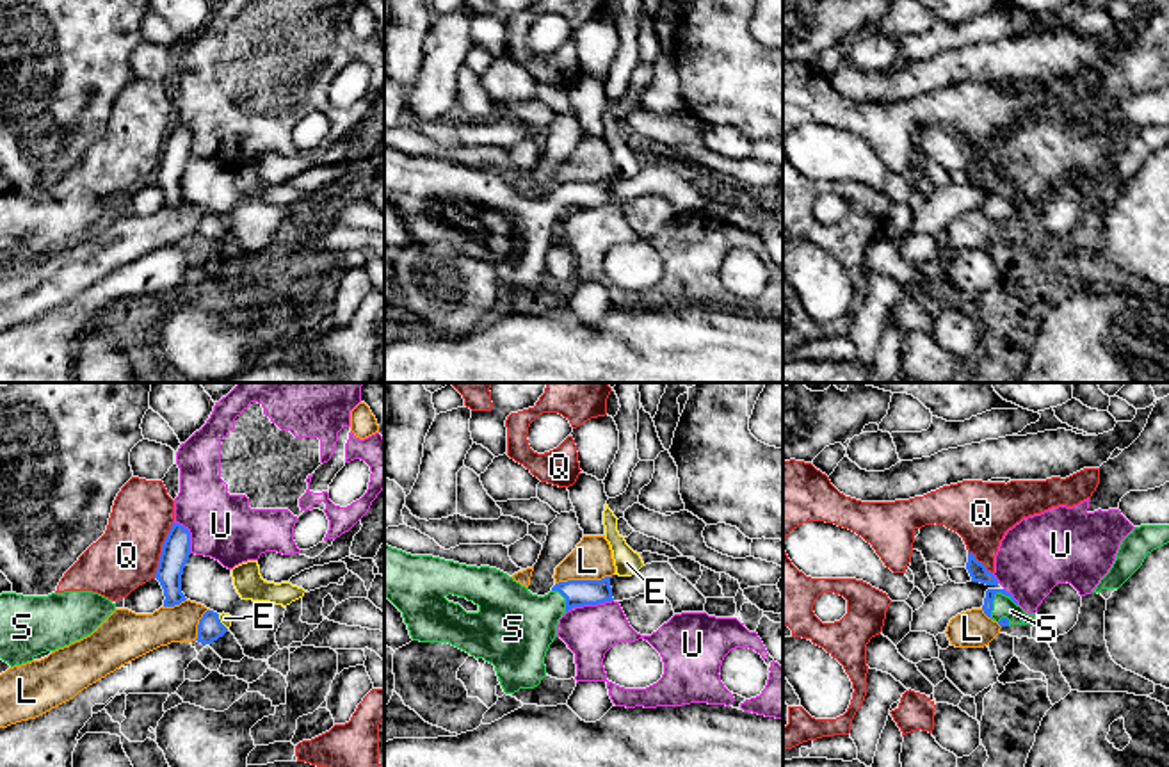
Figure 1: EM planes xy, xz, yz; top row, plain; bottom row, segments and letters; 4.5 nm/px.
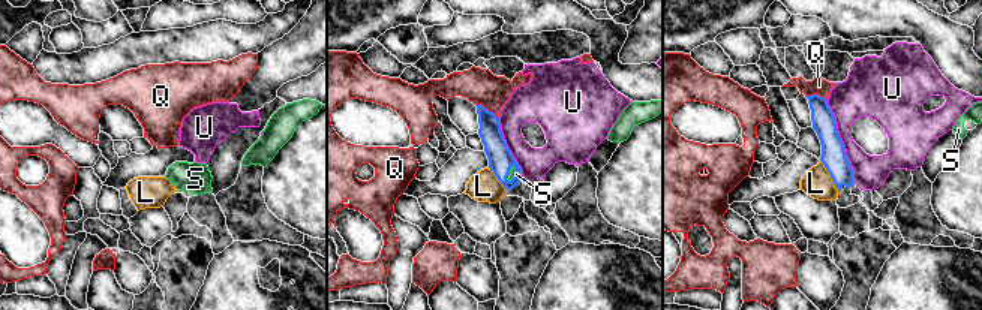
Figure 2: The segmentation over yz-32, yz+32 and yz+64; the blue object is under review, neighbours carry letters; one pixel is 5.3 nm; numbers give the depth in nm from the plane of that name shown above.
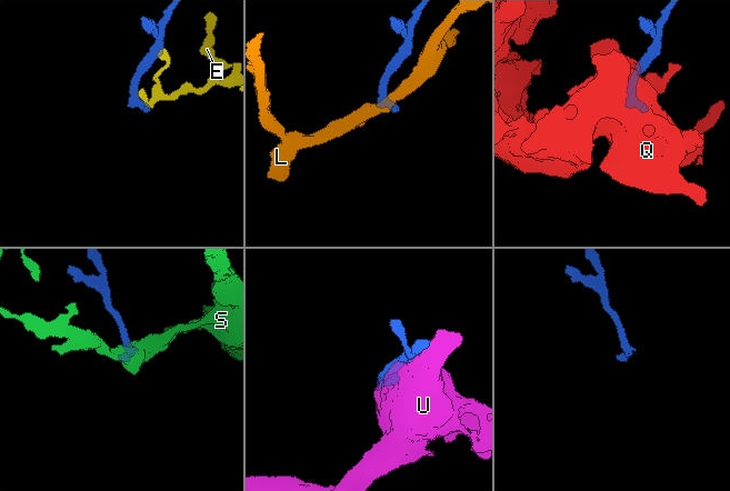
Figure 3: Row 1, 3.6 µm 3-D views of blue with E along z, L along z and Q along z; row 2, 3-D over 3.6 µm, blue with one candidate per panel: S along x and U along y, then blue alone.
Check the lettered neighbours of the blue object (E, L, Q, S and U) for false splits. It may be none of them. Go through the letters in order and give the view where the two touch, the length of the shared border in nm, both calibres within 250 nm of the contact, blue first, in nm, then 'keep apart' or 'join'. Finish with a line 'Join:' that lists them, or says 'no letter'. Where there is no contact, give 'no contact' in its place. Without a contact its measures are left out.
E: meets blue in xy; contact 90 nm long; 110 nm thick on the blue side, 50 nm on the other; keep apart
L: meets blue in xz; contact 260 nm long; 120 nm thick on the blue side, 180 nm on the other; keep apart
Q: meets blue in xy; contact 280 nm long; 130 nm thick on the blue side, 300 nm on the other; keep apart
S: meets blue in yz; contact 140 nm long; 50 nm thick on the blue side, 100 nm on the other; join
U: meets blue in xz; contact 220 nm long; 120 nm thick on the blue side, 240 nm on the other; keep apart
Join: S

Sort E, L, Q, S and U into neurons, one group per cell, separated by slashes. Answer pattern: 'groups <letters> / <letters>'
groups E / L / Q / S / U

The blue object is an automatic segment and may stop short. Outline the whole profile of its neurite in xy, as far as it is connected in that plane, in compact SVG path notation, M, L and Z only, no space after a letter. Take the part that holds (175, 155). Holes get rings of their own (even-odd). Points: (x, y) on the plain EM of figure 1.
M180 125L173 128L162 146L162 155L155 180L164 190L164 208L174 208L185 203L181 194L181 176L190 157L190 133Z

